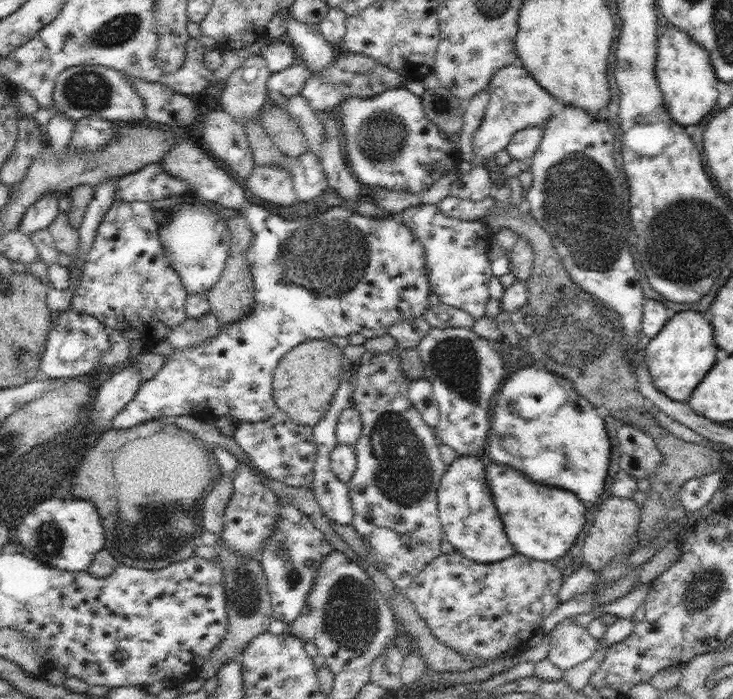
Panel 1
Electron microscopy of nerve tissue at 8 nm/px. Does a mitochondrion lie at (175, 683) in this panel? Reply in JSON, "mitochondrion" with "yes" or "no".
{"mitochondrion":"no"}

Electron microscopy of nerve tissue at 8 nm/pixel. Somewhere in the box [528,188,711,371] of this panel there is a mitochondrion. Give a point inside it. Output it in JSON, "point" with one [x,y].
{"point":[683,234]}

